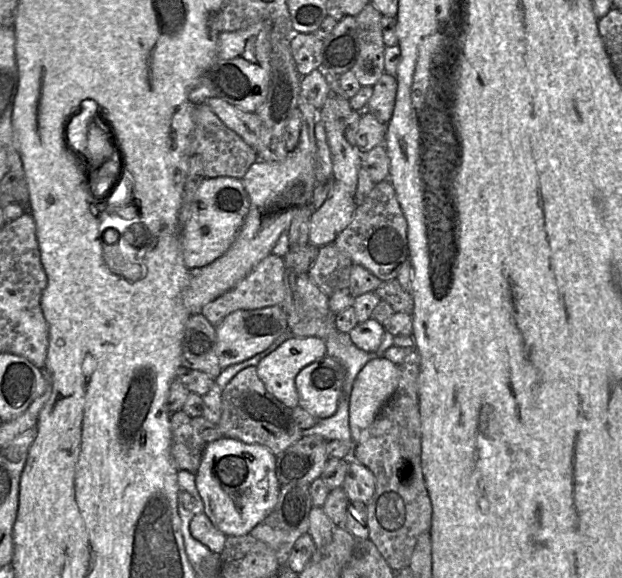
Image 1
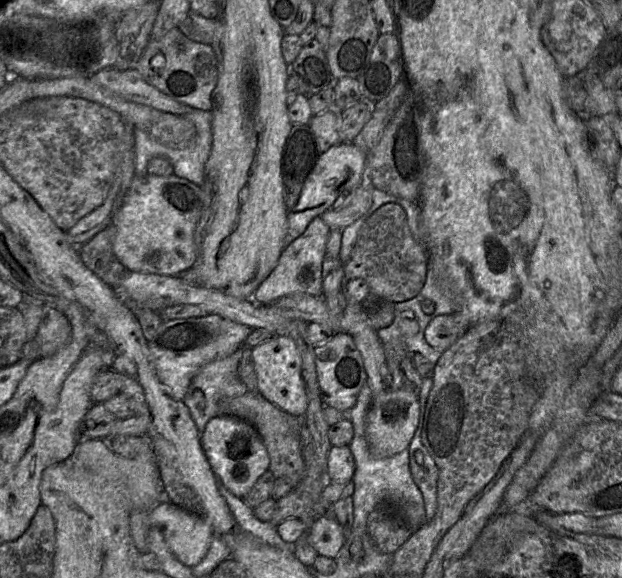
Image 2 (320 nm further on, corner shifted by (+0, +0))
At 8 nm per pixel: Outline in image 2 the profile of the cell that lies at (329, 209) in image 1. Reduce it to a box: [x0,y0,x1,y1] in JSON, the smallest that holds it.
[253,216,331,305]

